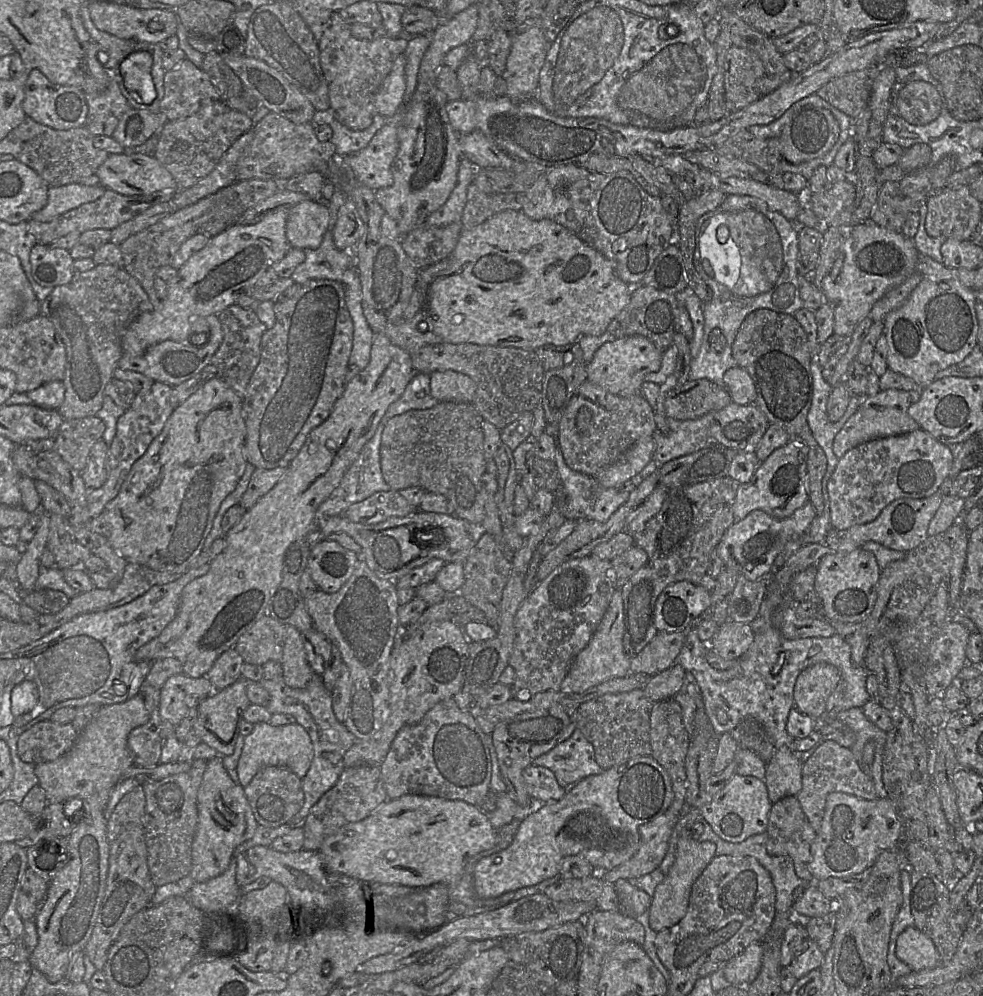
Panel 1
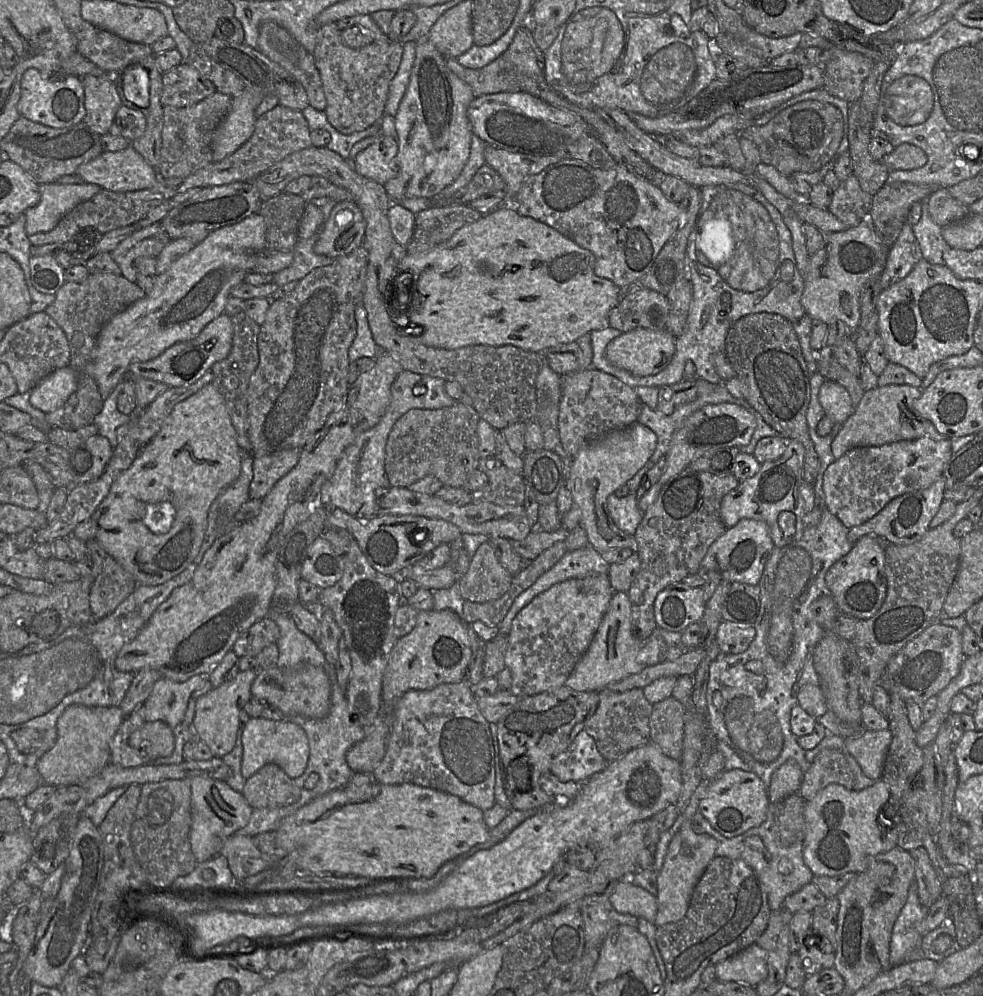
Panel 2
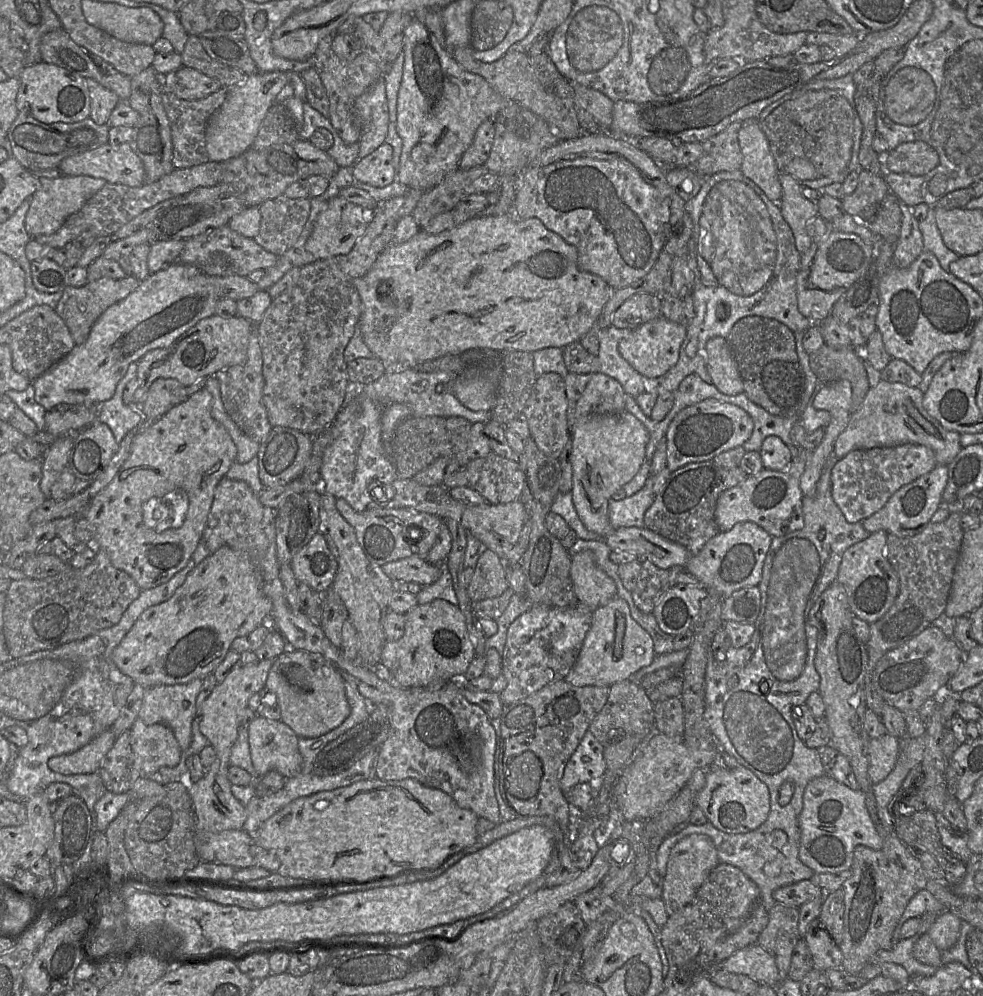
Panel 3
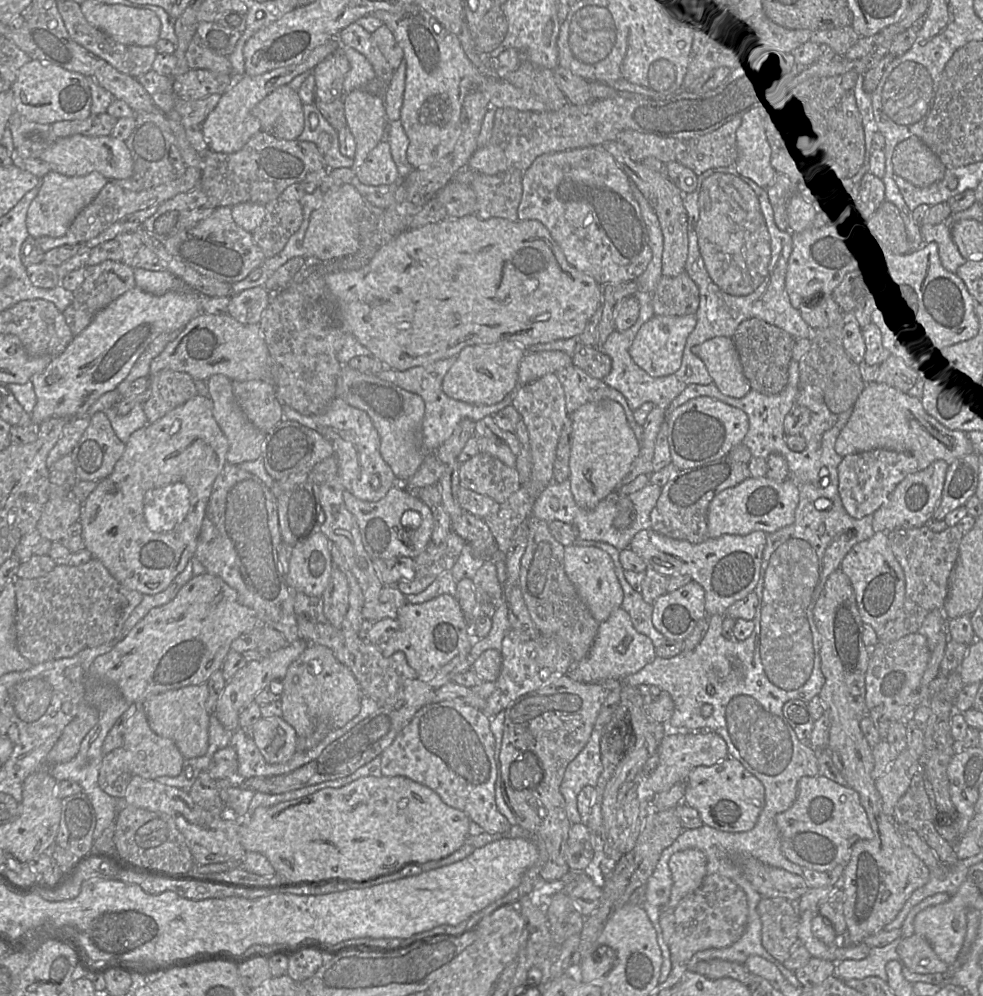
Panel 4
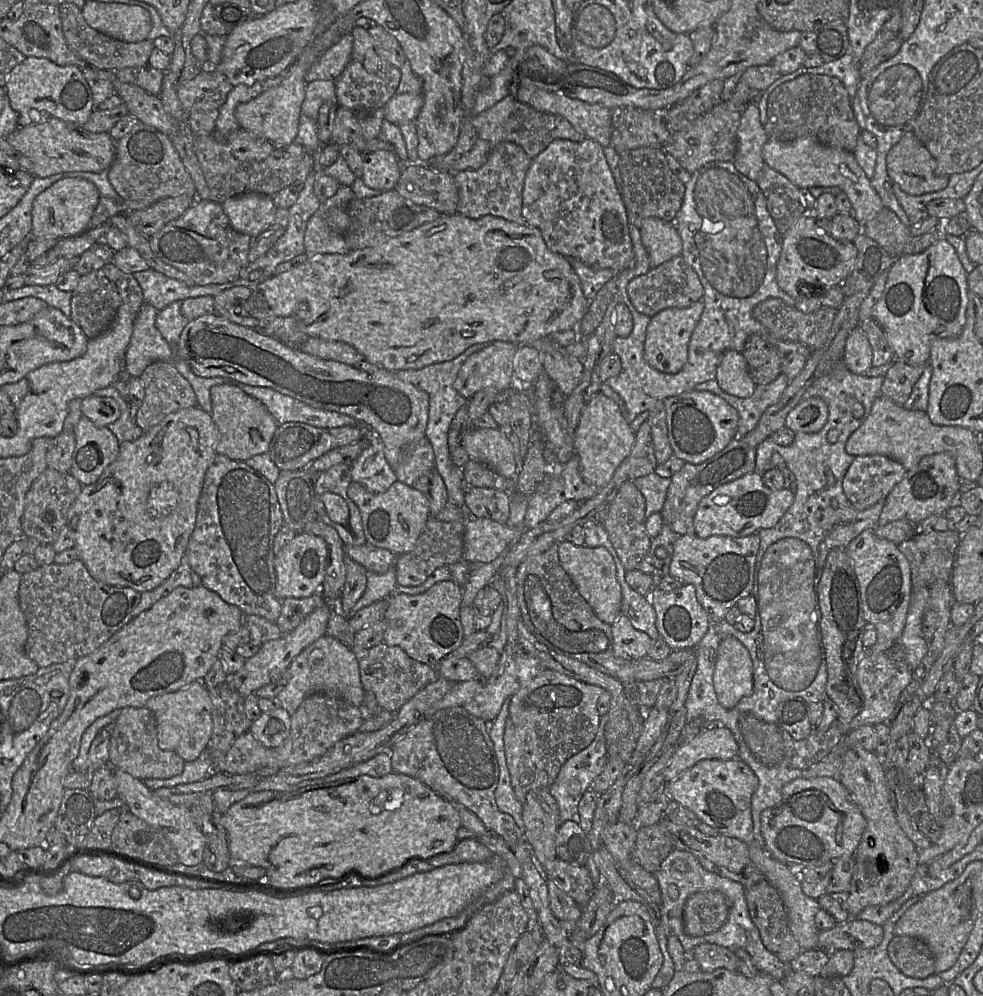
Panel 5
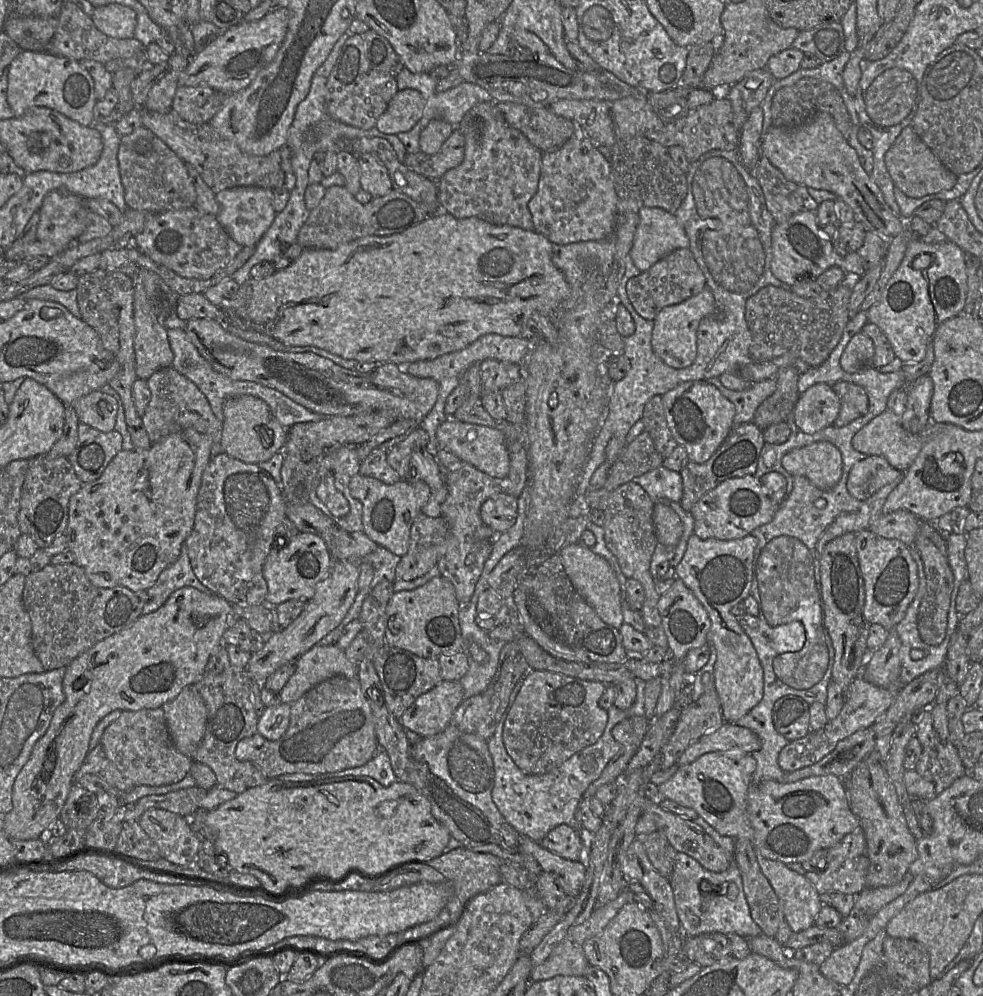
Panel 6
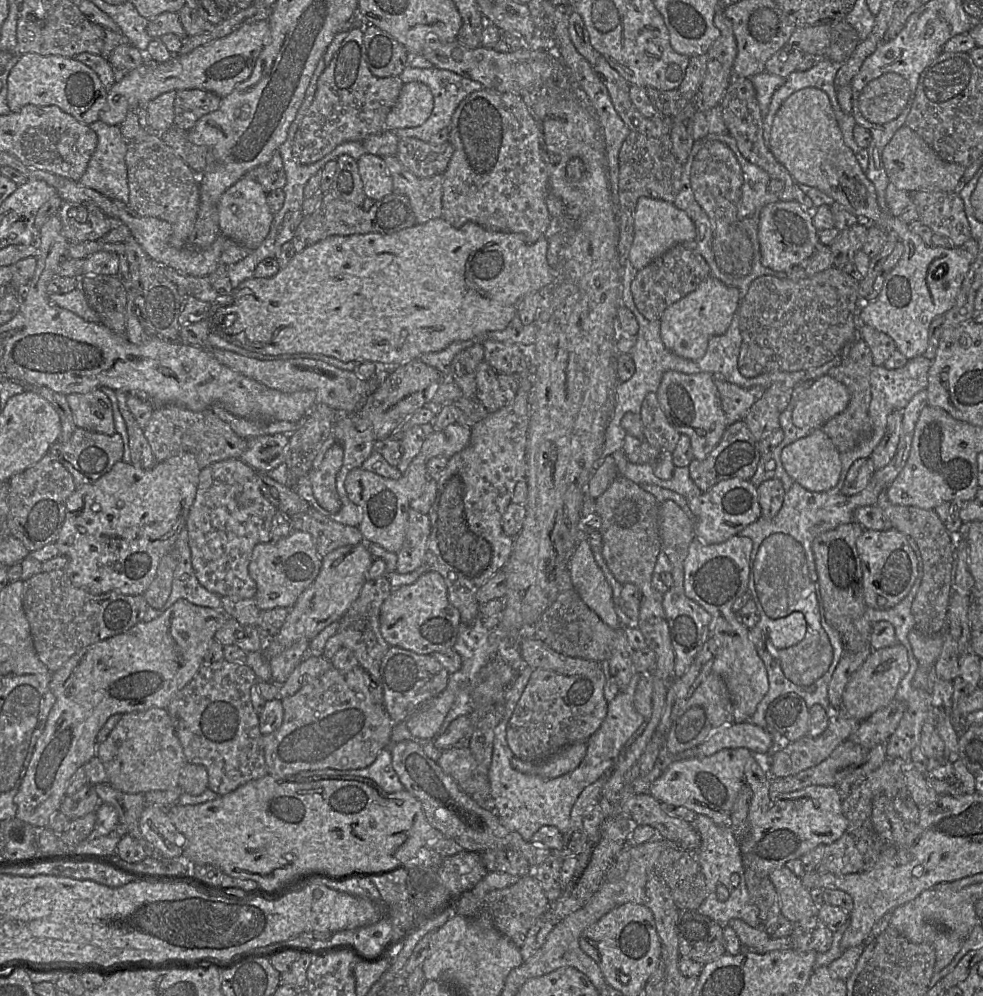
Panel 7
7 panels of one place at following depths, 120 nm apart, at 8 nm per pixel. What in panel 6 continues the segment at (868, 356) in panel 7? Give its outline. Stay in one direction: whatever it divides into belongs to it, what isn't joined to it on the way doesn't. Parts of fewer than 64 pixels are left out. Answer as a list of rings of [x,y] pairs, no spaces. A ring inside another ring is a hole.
[[[838,381],[832,386],[840,399],[841,408],[834,425],[843,427],[868,412],[869,399],[866,390],[857,384]]]

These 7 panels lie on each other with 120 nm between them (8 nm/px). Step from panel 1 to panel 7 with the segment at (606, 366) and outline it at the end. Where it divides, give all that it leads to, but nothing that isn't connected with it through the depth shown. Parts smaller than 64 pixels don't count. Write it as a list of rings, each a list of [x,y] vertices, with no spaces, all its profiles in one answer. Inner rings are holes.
[[[709,275],[693,292],[663,312],[660,318],[661,339],[674,354],[689,360],[699,360],[706,353],[709,339],[727,331],[739,306],[739,290]]]

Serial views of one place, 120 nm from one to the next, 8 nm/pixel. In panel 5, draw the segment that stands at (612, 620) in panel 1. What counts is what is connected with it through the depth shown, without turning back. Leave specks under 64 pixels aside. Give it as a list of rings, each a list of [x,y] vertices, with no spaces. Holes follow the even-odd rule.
[[[620,614],[610,626],[617,657],[626,660],[647,657],[654,641],[645,632],[635,629],[627,616]]]

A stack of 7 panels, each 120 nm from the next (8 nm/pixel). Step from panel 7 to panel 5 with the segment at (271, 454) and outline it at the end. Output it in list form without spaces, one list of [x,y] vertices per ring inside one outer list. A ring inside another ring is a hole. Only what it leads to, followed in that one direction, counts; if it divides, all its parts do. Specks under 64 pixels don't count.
[[[233,382],[213,386],[210,395],[211,416],[219,431],[216,453],[238,461],[267,453],[278,423],[266,406]]]

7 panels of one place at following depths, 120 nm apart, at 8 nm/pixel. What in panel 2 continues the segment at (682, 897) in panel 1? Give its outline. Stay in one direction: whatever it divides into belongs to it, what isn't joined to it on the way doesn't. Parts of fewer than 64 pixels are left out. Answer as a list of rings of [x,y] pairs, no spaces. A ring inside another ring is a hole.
[[[684,819],[672,838],[663,866],[657,875],[657,914],[654,925],[659,927],[681,920],[689,907],[692,892],[706,868],[713,860],[717,849],[716,840],[707,834],[696,834],[691,819]]]

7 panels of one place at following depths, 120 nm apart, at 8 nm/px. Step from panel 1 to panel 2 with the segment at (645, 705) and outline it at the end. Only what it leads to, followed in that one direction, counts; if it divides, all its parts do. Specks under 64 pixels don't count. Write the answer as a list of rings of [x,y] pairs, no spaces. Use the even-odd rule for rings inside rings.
[[[602,689],[599,691],[598,707],[583,730],[594,739],[602,757],[607,762],[613,762],[629,751],[651,742],[649,721],[652,709],[653,705],[647,701],[642,689],[625,692]]]

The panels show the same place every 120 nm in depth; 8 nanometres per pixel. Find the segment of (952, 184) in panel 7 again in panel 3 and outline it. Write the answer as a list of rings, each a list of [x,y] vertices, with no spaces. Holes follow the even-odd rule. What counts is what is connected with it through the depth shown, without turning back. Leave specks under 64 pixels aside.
[[[922,141],[902,143],[884,156],[883,167],[886,172],[923,176],[937,167],[937,152]]]

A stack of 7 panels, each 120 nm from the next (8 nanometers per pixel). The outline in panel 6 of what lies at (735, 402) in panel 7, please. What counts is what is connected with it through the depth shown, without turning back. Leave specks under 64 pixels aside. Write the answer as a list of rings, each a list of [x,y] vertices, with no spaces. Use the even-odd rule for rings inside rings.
[[[718,377],[705,381],[715,386],[735,406],[733,427],[753,422],[757,408],[776,390],[775,378],[756,382],[743,391],[734,391],[726,388]]]

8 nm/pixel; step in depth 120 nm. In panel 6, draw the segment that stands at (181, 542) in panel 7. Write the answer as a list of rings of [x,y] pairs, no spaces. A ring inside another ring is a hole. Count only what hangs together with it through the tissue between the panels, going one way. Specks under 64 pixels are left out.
[[[184,543],[178,559],[160,573],[153,587],[146,590],[148,598],[142,614],[155,612],[174,591],[185,586],[196,588],[203,593],[211,593],[195,576]]]

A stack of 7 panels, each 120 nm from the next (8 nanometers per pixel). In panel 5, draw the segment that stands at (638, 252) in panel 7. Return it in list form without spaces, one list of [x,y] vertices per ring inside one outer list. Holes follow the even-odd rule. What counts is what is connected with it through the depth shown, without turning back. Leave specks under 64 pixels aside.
[[[649,217],[641,222],[641,241],[654,268],[682,253],[682,240],[673,222]]]

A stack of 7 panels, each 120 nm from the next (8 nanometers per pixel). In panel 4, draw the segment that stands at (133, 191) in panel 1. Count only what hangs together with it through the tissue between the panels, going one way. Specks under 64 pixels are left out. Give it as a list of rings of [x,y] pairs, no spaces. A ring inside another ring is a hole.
[[[72,135],[63,137],[48,147],[39,157],[47,162],[53,172],[60,173],[65,176],[84,176],[91,172],[98,172],[108,181],[115,179],[125,179],[132,175],[133,159],[124,141],[108,136],[84,136]]]

